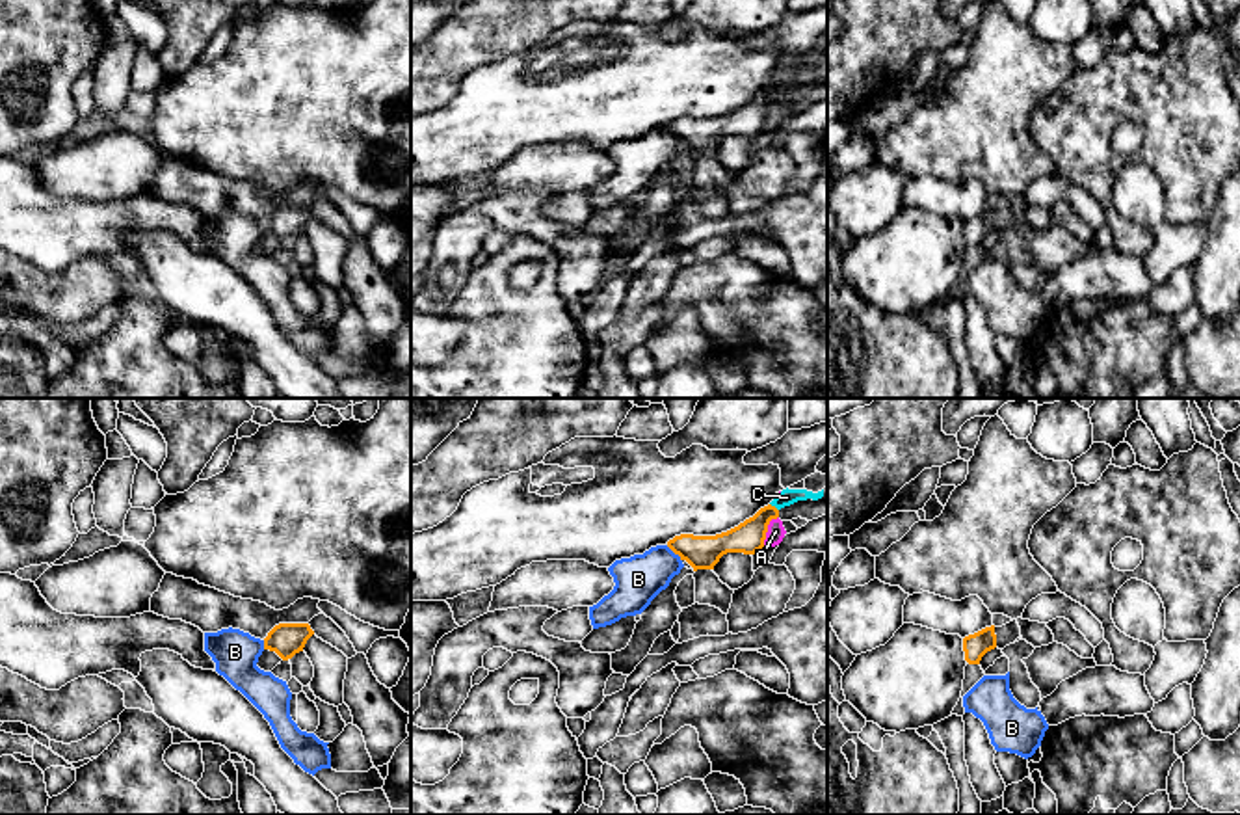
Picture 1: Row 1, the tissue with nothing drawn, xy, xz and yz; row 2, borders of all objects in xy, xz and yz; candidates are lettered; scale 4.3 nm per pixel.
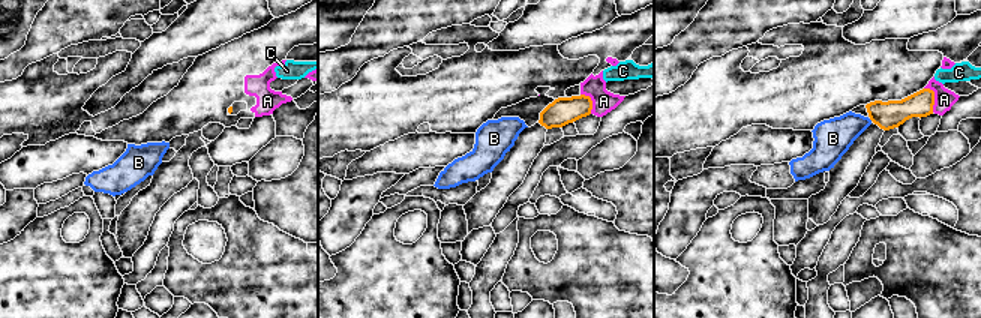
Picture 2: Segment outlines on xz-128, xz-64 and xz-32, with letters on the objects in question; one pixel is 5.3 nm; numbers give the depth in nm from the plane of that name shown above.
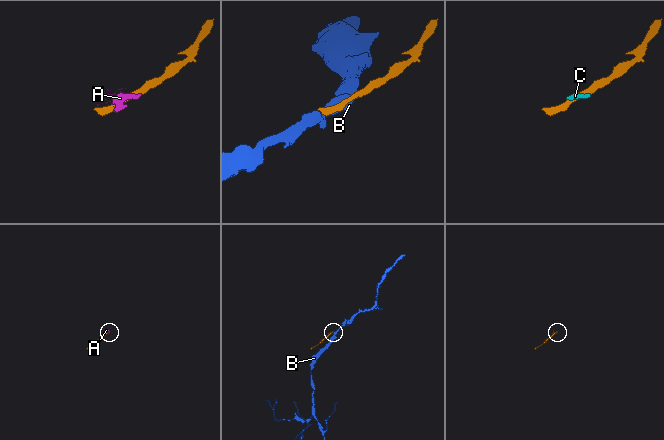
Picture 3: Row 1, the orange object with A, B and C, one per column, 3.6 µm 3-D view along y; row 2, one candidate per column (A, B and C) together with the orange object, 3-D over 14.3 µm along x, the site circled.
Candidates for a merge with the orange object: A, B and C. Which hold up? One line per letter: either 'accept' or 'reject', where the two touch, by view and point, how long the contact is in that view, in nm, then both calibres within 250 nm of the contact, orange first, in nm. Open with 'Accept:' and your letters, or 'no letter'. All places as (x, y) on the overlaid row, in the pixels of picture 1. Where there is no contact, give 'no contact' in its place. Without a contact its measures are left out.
Accept: no letter
A: reject | xz (766, 531) | 150 nm | 140/80 nm
B: reject | xz (675, 553) | 100 nm | 140/200 nm
C: reject | xz (774, 507) | 50 nm | 140/70 nm

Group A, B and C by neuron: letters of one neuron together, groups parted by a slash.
A C / B

